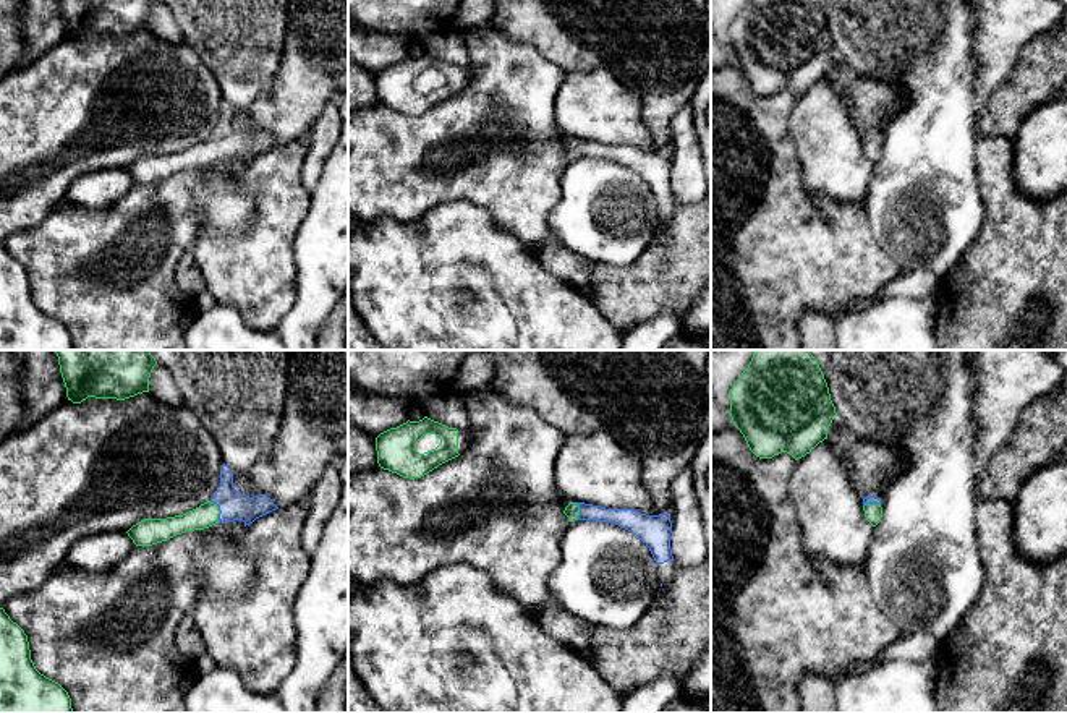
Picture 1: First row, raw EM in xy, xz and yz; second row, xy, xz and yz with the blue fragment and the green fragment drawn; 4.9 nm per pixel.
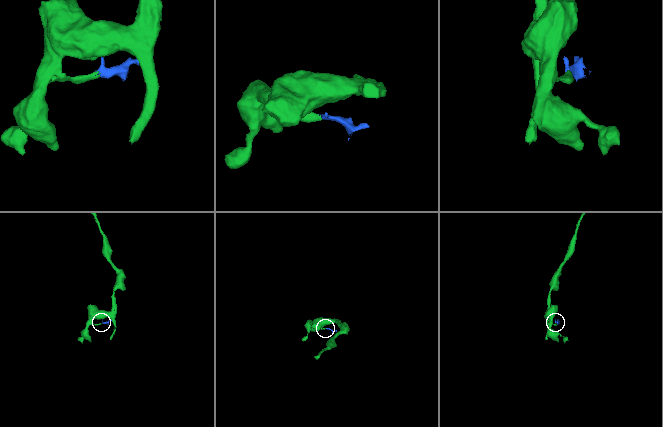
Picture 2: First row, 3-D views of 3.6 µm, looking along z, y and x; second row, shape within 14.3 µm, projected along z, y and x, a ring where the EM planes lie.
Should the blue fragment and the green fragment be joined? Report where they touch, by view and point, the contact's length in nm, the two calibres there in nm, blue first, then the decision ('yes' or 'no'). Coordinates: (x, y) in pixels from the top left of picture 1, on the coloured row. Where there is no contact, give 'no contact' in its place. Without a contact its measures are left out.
meets blue in xy at (219, 509); contact 120 nm long; 140 nm thick on the blue side, 120 nm on the other; yes

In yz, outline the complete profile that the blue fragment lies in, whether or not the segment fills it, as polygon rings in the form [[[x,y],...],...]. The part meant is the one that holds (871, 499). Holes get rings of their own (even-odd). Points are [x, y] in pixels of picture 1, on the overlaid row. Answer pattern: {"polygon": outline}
{"polygon": [[[868,496],[863,497],[863,510],[865,510],[865,517],[866,520],[876,527],[881,522],[882,517],[882,507],[881,507],[881,501],[876,496]]]}

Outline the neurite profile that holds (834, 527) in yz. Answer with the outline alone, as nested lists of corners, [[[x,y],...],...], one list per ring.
[[[824,439],[797,460],[789,493],[798,510],[805,551],[842,567],[863,567],[874,527],[865,517],[863,497],[855,491],[845,459],[832,439]]]

